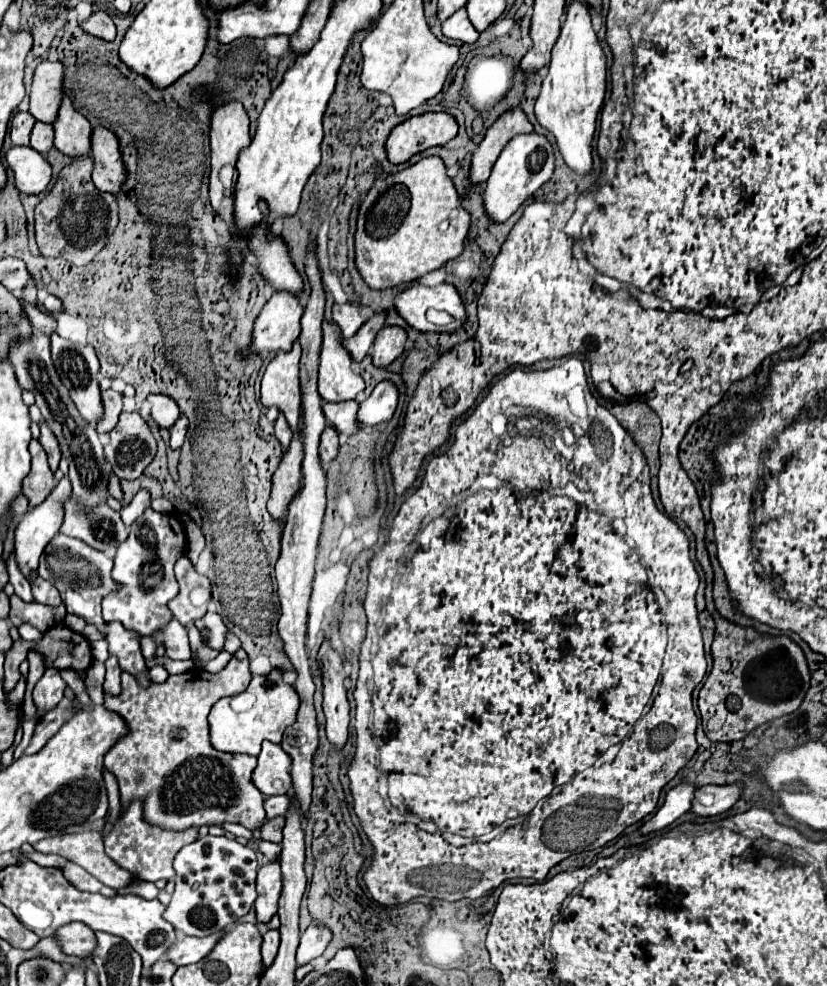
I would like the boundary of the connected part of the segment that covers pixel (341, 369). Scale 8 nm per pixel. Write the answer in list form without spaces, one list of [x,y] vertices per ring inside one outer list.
[[[324,323],[318,365],[318,393],[324,401],[350,401],[364,391],[364,379],[352,371],[352,359],[340,345],[336,323]]]

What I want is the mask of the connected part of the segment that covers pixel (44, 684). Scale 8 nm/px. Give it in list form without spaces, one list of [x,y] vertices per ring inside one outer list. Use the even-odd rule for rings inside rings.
[[[46,669],[41,679],[34,687],[32,697],[38,709],[54,709],[64,697],[66,683],[56,669]]]

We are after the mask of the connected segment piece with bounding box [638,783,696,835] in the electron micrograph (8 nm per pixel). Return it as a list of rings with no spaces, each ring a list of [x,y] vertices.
[[[680,783],[678,787],[670,789],[666,795],[664,805],[638,829],[640,835],[648,835],[652,831],[660,831],[674,823],[680,815],[684,815],[690,809],[690,801],[694,797],[696,787],[690,783]]]

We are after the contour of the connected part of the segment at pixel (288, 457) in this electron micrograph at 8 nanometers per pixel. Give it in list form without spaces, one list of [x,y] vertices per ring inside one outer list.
[[[302,425],[292,435],[292,443],[288,451],[284,453],[278,469],[272,477],[272,493],[268,499],[268,513],[274,521],[282,523],[286,521],[286,509],[290,505],[290,499],[294,499],[294,493],[302,489]]]

